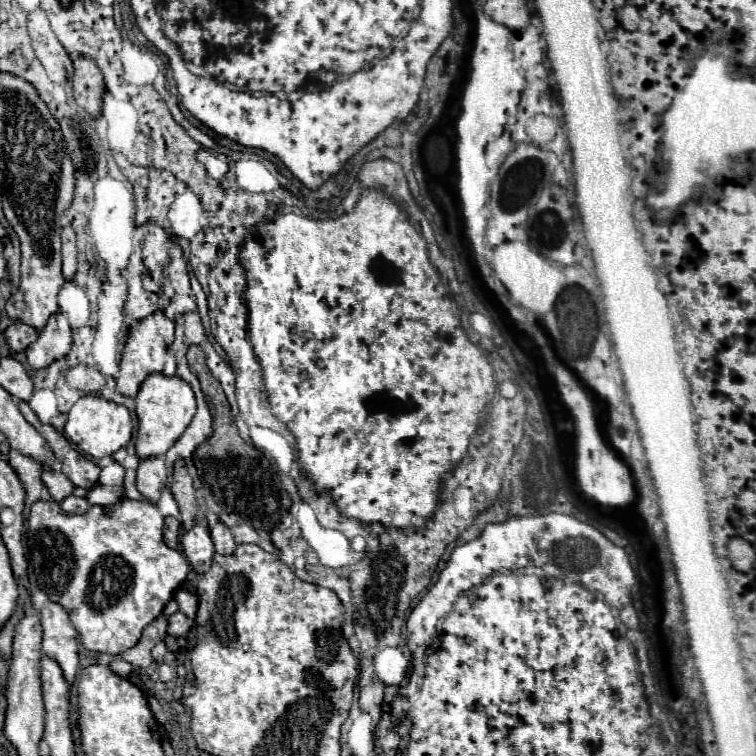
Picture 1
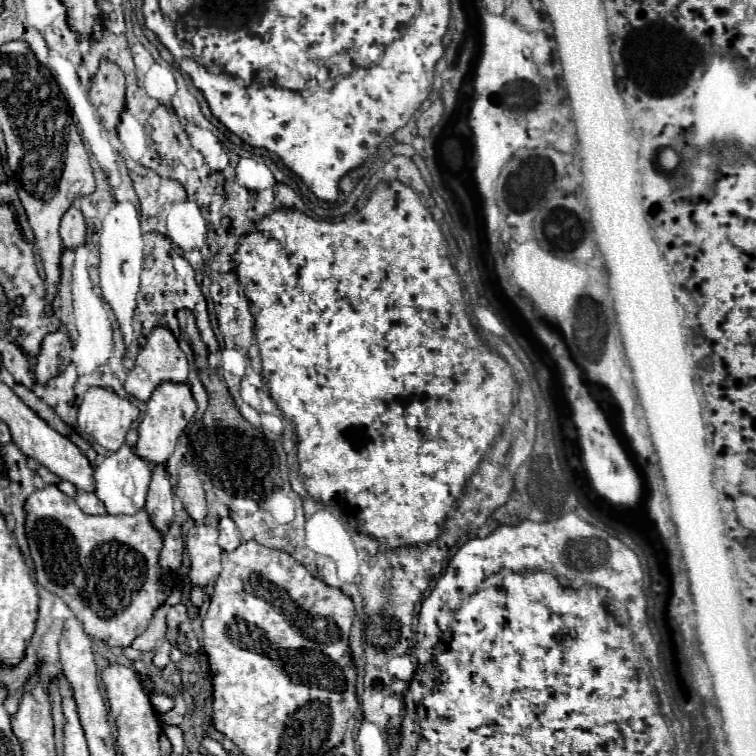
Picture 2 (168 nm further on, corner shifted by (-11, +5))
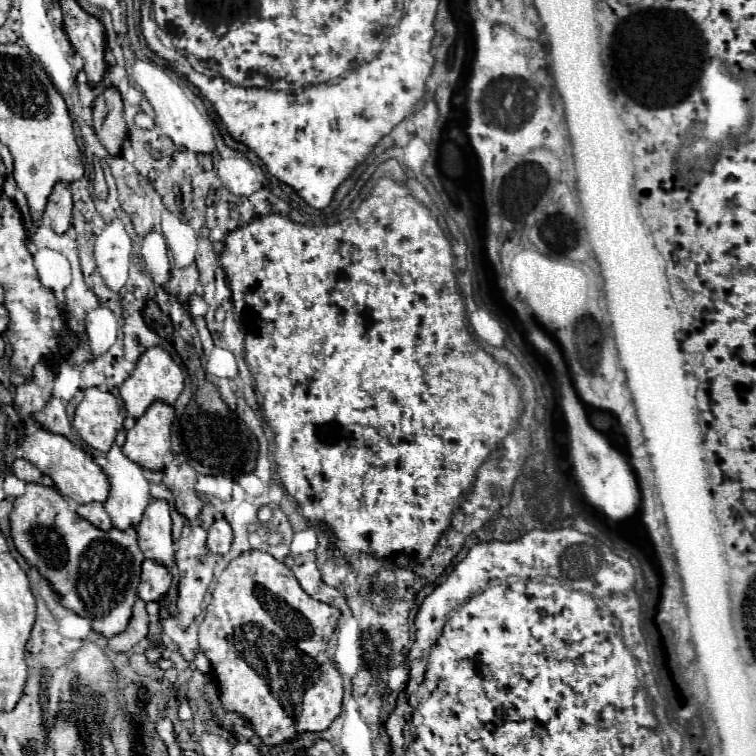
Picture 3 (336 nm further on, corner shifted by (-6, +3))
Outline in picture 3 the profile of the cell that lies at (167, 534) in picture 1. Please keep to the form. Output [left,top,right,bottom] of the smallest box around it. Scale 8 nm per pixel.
[137,560,171,602]

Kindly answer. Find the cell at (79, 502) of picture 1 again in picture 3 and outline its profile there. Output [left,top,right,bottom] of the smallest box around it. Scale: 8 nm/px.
[77,502,113,530]

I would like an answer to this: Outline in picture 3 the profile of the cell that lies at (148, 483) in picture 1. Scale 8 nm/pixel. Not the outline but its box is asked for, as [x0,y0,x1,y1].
[137,500,175,568]

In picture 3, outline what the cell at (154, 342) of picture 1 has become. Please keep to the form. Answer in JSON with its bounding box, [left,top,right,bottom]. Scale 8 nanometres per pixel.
[121,348,183,418]

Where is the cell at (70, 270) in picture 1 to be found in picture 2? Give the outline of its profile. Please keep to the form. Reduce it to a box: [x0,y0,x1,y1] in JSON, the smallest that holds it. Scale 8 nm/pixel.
[60,206,86,250]

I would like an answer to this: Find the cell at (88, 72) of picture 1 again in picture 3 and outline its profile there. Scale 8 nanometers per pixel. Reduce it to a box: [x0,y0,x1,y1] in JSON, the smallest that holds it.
[93,88,127,156]

